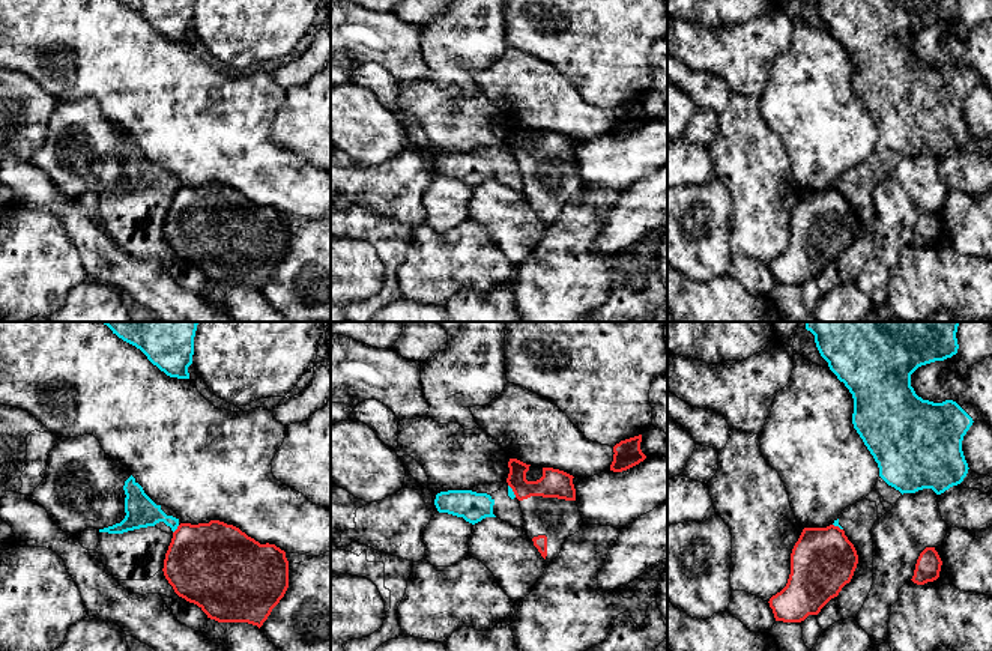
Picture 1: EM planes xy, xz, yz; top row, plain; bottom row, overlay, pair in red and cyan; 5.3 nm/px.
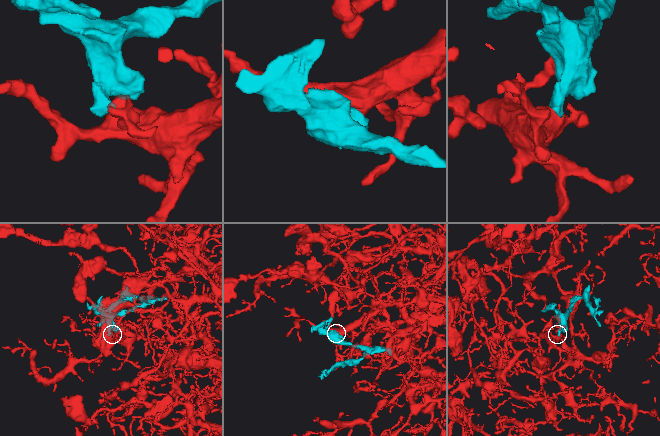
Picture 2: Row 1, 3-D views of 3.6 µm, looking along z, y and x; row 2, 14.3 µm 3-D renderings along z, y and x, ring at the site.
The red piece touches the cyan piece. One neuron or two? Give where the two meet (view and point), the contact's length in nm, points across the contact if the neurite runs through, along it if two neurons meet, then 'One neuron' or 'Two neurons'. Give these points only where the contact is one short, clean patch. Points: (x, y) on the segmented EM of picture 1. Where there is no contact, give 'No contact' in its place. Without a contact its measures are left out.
Touches red at xy (176, 529). Shared border 60 nm. Boundary: xy (179, 525), (173, 532). Two neurons

